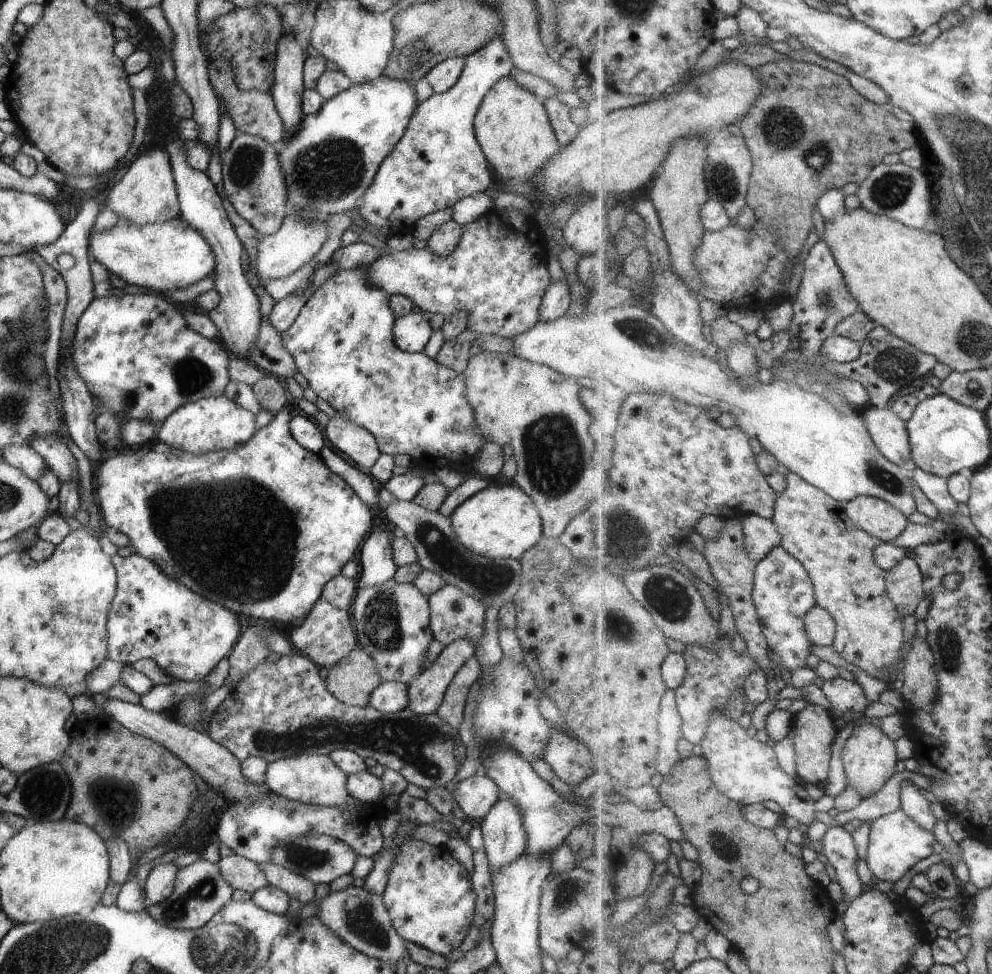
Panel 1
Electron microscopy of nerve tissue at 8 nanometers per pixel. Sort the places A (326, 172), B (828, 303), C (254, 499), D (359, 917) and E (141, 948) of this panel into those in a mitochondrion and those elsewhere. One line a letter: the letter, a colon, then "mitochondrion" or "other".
A: mitochondrion
B: mitochondrion
C: mitochondrion
D: mitochondrion
E: other

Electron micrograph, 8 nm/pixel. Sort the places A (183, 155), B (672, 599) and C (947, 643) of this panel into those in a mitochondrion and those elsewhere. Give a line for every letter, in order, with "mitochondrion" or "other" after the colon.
A: other
B: mitochondrion
C: mitochondrion

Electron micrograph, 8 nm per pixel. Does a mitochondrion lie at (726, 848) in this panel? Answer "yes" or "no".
yes

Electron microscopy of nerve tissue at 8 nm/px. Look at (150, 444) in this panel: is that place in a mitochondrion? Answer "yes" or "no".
no

